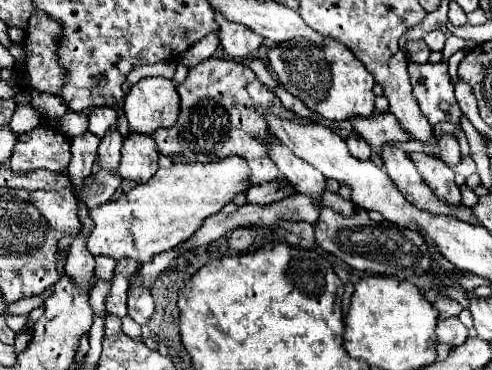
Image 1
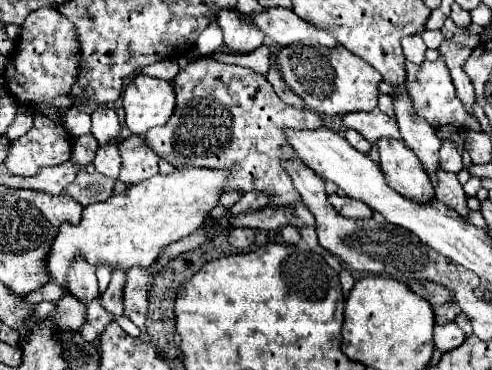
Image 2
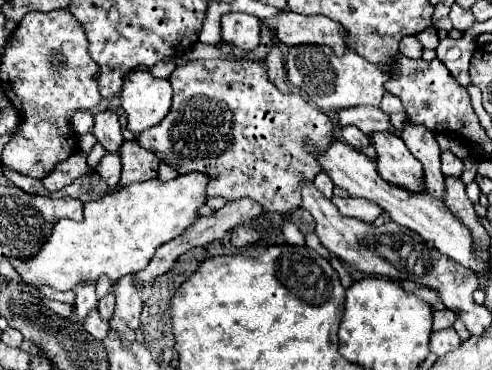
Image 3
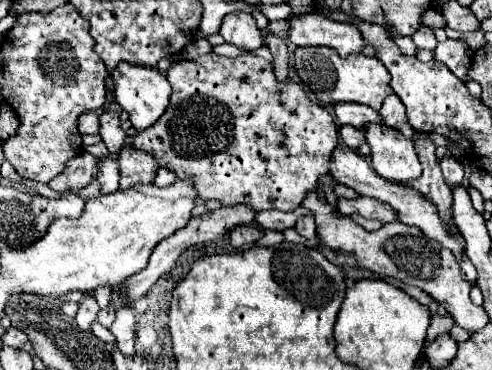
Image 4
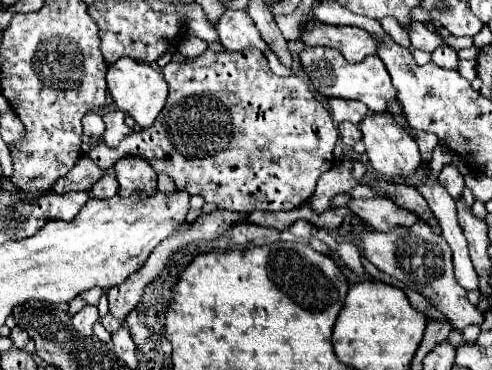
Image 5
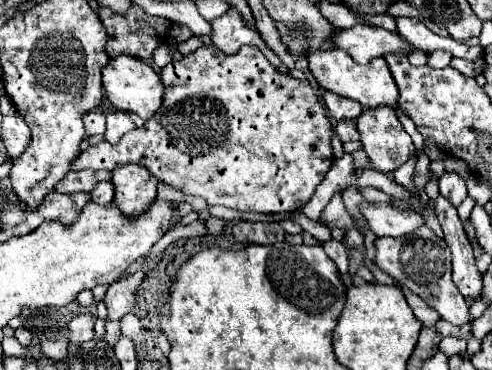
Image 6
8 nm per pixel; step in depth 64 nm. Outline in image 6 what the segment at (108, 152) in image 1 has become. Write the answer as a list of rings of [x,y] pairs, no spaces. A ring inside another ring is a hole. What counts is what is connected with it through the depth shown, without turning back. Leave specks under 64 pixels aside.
[[[108,182],[108,184],[100,184],[100,186],[96,186],[96,188],[90,192],[90,196],[92,196],[92,200],[98,202],[98,204],[108,204],[108,202],[112,202],[112,198],[114,198],[114,188],[112,188],[110,182]]]

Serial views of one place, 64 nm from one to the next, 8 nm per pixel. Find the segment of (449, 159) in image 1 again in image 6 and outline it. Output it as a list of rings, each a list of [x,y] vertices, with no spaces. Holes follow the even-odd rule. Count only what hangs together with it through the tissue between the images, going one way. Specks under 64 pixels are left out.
[[[444,174],[438,180],[438,184],[440,184],[440,194],[444,198],[448,198],[454,208],[458,208],[460,202],[468,196],[466,194],[466,184],[464,184],[464,180],[458,174]]]

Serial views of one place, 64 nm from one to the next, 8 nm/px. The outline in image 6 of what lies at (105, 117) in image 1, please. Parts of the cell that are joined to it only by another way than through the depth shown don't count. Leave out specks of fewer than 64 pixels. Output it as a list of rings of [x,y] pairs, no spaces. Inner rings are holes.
[[[116,110],[116,112],[110,112],[110,114],[106,116],[106,134],[104,134],[104,138],[106,138],[110,144],[118,144],[118,140],[120,140],[126,132],[130,132],[130,130],[134,130],[134,128],[136,128],[136,124],[130,120],[130,116],[128,116],[126,112]]]

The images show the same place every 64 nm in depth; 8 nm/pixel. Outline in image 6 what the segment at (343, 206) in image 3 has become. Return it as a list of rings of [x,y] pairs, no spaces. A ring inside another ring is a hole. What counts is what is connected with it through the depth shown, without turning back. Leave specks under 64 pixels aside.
[[[366,202],[360,206],[362,214],[366,216],[370,230],[376,236],[402,236],[402,234],[412,234],[416,228],[424,226],[424,216],[412,210],[396,210],[390,204],[372,204]]]

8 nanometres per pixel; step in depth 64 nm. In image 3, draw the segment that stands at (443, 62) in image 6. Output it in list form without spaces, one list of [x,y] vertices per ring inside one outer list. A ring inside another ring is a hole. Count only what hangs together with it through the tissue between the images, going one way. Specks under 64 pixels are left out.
[[[446,36],[444,40],[440,40],[440,44],[436,48],[440,62],[450,70],[450,74],[462,86],[468,86],[470,84],[468,64],[470,64],[470,58],[472,58],[474,48],[476,48],[476,44],[468,36],[460,38],[460,40],[454,40],[454,38],[448,38]]]

